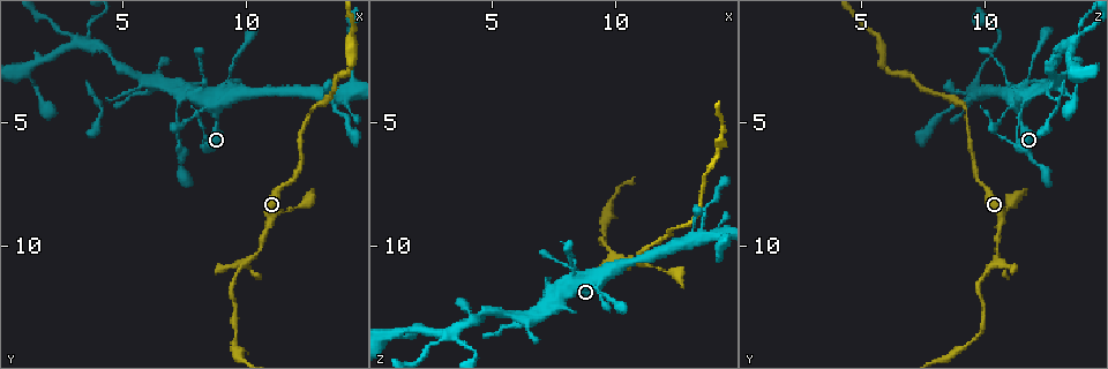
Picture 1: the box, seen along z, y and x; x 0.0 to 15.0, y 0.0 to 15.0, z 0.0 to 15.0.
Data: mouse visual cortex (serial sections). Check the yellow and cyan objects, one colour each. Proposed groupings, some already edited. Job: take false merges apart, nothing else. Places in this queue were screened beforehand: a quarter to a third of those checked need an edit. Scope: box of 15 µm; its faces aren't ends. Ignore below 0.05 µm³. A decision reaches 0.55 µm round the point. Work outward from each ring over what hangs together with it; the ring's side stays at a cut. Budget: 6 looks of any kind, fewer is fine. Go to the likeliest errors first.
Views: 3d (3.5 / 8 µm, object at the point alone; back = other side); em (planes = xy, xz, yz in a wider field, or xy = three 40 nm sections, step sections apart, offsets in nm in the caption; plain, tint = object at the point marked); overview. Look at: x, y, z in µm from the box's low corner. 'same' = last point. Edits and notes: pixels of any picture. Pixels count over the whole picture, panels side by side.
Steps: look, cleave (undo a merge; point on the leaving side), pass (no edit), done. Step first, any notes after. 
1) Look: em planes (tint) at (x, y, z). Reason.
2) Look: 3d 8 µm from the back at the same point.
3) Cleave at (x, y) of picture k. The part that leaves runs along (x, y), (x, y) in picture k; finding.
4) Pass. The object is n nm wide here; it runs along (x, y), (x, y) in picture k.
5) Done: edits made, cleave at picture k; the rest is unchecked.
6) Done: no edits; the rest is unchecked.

Look: 3d 3.5 µm from the back at (7.1, 4.4, 11.5). Thin neck.

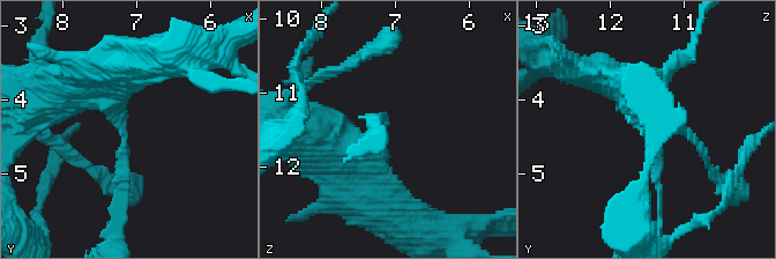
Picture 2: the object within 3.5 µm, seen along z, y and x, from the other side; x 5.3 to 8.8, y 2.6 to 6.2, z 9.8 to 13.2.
Look: em planes (tint) at (7.20, 4.45, 11.50). The arms are 150, 350 nm wide.

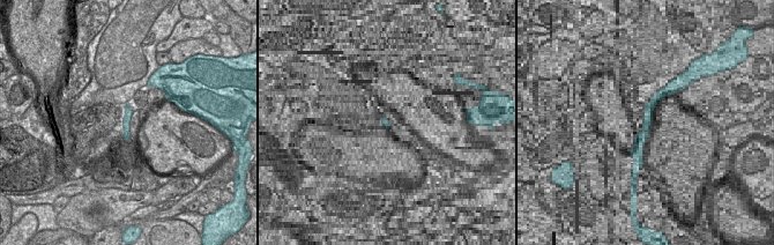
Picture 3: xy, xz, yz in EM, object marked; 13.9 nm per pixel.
Pass. The object is 120 nm wide here; it runs along (127, 106), (126, 136) in picture 3; all the same cell.

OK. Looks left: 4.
Look: 3d 3.5 µm from the back at (10.2, 10.6, 10.5). Arms part here.

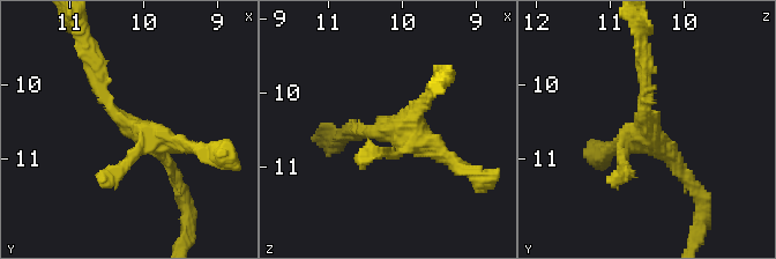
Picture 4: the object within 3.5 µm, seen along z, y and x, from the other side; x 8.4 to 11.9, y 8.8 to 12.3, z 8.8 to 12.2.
Look: em planes (tint) at (10.15, 10.60, 10.50).

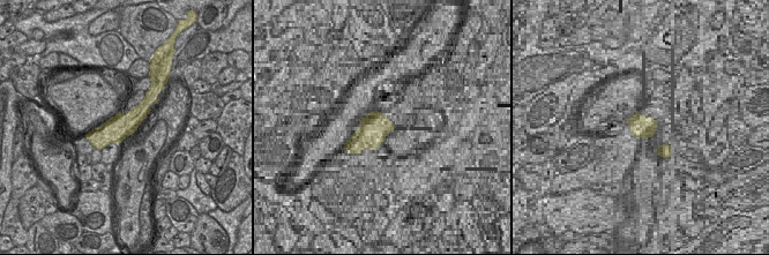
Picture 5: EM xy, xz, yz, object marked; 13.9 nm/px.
Pass. It runs along (149, 100), (125, 125), (89, 136) in picture 5; all the same cell.

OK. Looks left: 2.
Look: 3d 3.5 µm from the back at (3.1, 1.7, 13.6). Four arms meet.

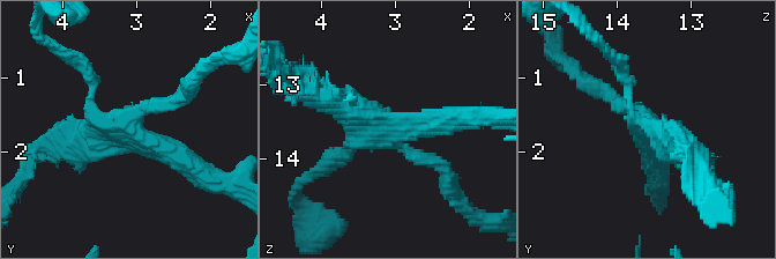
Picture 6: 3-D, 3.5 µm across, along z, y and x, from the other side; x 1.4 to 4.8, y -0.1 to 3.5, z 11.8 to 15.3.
Look: em xy step 2 (tint) at (3.10, 1.75, 13.55). 4 arms meet here; the arms are 150, 200, 350, 400 nm wide; need the tissue.

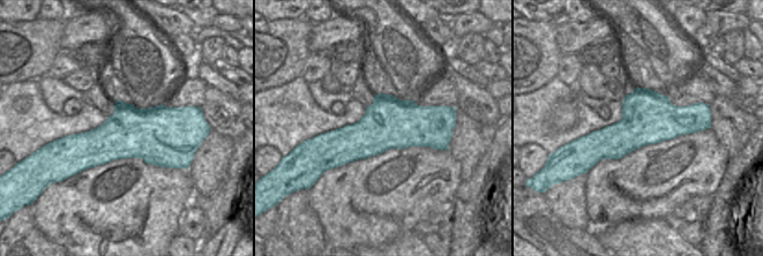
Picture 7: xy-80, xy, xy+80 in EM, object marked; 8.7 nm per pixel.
Pass. It runs along (313, 93), (381, 125), (452, 119) in picture 6; all the same cell.

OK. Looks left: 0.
Done: no edits; the rest is unchecked.

